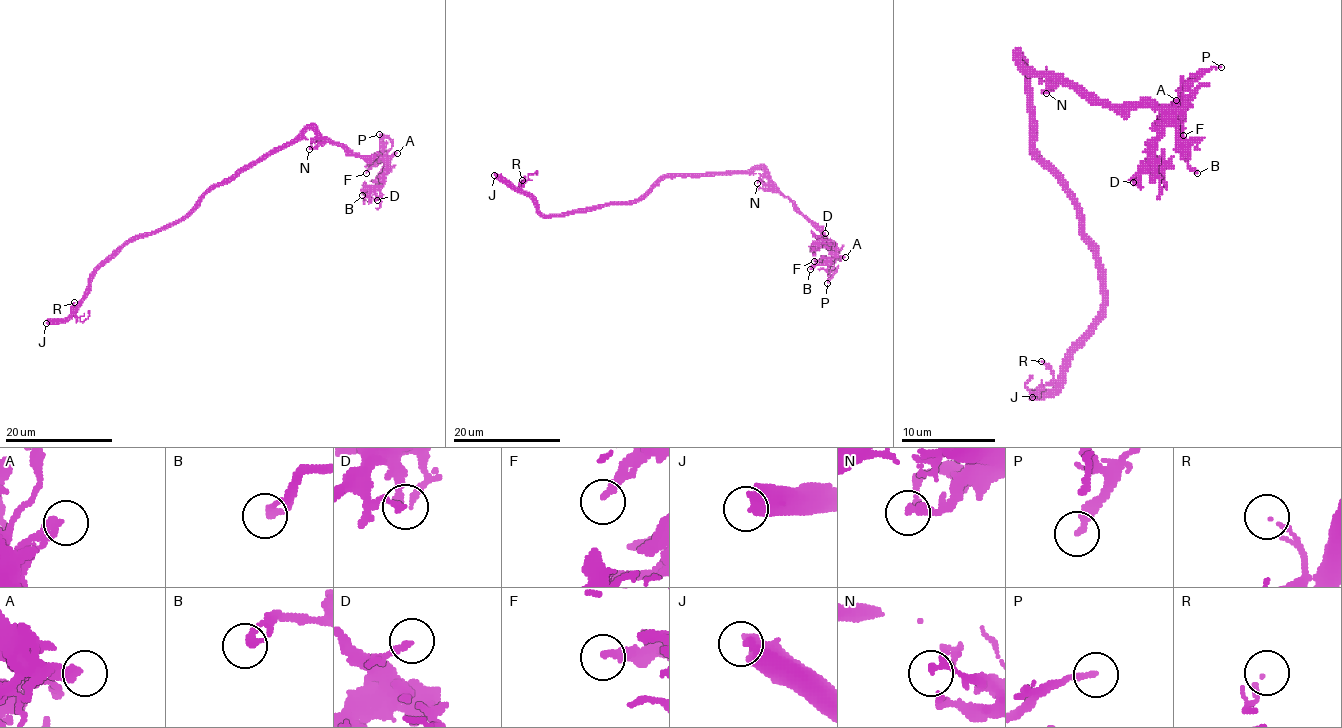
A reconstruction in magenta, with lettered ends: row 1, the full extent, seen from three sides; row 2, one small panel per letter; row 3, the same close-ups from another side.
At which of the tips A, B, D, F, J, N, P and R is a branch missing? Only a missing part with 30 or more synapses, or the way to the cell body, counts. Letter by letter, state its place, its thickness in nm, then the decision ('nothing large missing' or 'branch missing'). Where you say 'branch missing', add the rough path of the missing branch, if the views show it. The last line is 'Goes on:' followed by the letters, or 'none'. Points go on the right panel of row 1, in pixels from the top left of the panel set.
A: (1176, 100) | 280 nm | nothing large missing
B: (1197, 173) | 200 nm | nothing large missing
D: (1133, 182) | 190 nm | nothing large missing
F: (1183, 135) | 180 nm | nothing large missing
J: (1032, 397) | 600 nm | branch missing
N: (1046, 93) | 280 nm | nothing large missing
P: (1221, 67) | 220 nm | nothing large missing
R: (1041, 361) | 130 nm | nothing large missing
Goes on: J

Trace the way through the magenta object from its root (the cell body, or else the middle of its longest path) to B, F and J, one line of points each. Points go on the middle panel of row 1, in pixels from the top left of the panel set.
B: (682, 176), (750, 173), (763, 168), (819, 230), (823, 245), (831, 253), (825, 264), (810, 269)
F: (682, 176), (750, 173), (756, 168), (763, 168), (769, 180), (823, 237), (823, 246), (833, 257), (814, 261)
J: (682, 176), (663, 176), (632, 202), (606, 203), (544, 215), (527, 195), (494, 175)

